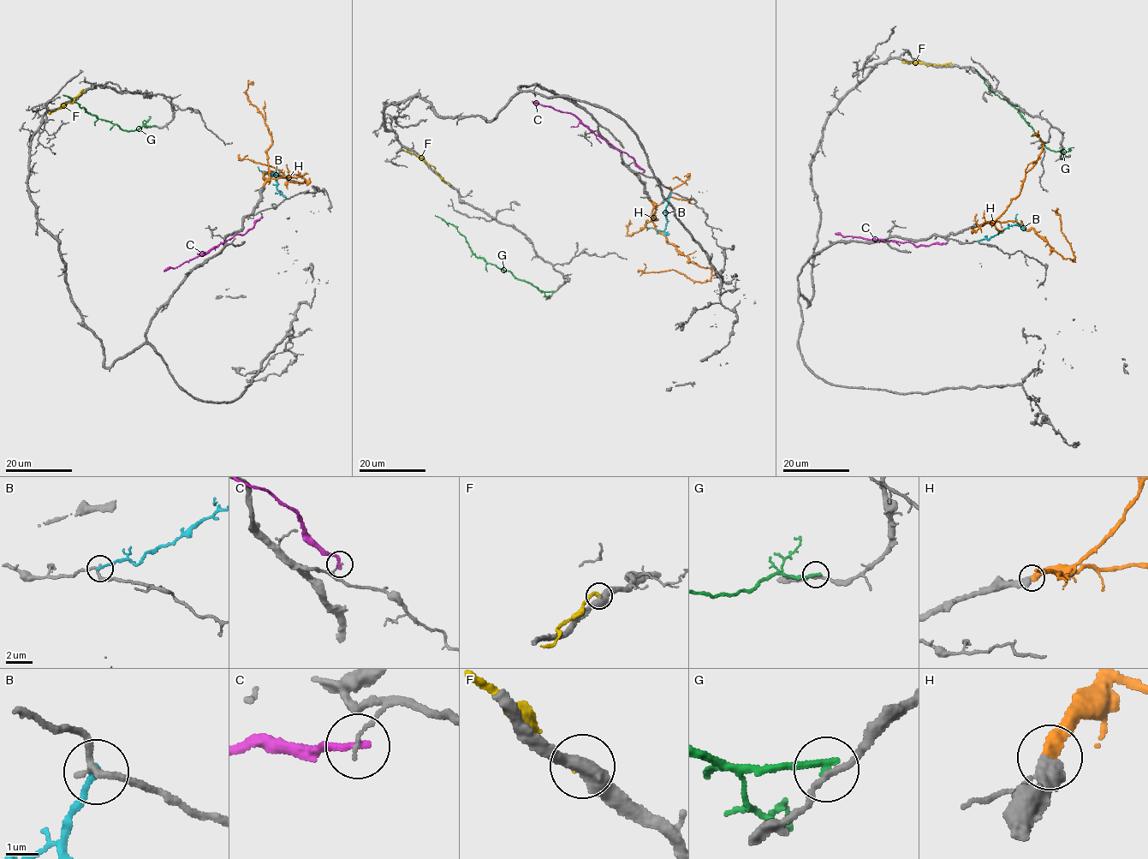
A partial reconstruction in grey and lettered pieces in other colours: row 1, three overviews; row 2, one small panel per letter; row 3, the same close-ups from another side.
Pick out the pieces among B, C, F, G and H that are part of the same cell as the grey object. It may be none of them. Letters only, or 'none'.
H

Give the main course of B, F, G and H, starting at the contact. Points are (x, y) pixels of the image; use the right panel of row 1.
B: (978, 241), (990, 239), (1009, 226), (1020, 226), (1015, 218), (1017, 213)
F: (951, 64), (927, 66), (903, 60)
G: (1065, 156), (1061, 152), (1049, 149), (1020, 111), (996, 95), (976, 70)
H: (984, 224), (1017, 221), (1033, 229), (1062, 257), (1074, 260), (1059, 214), (1051, 209)

